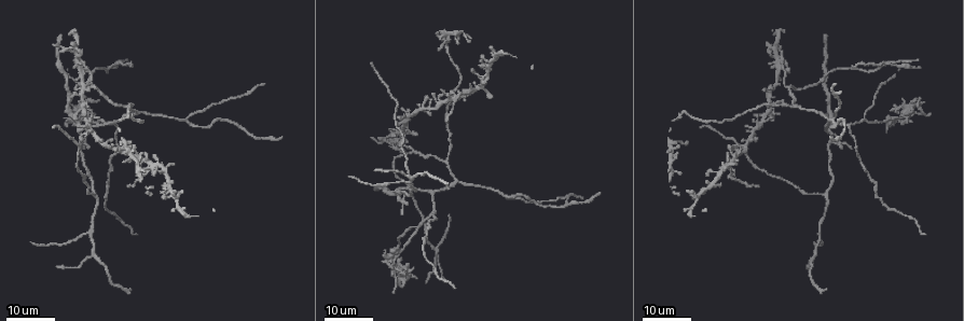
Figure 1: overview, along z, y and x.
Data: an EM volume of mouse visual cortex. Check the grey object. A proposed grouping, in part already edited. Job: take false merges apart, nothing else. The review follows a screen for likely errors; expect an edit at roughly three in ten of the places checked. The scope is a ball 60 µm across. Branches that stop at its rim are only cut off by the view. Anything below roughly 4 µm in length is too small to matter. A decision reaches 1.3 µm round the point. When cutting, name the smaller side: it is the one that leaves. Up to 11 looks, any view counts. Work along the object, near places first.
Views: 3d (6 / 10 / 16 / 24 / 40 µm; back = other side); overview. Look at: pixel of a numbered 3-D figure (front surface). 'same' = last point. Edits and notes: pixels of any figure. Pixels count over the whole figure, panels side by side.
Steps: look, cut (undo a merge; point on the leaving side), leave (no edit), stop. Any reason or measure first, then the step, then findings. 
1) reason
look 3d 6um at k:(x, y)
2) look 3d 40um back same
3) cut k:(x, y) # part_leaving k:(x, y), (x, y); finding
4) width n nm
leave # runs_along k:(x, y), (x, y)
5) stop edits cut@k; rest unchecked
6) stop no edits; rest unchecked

branch point
look 3d 24um at 1:(502, 195)

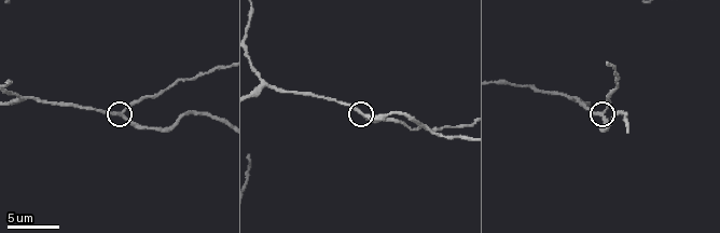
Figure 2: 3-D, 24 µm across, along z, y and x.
closer look
look 3d 6um at 2:(364, 114)

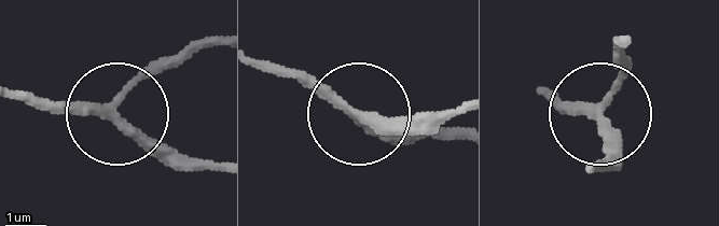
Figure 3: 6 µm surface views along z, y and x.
side_arm 21 um
leave # runs_along 3:(24, 99), (113, 109), (185, 47); continuous, no second neuron

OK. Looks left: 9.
three-way junction
look 3d 24um at 1:(850, 127)

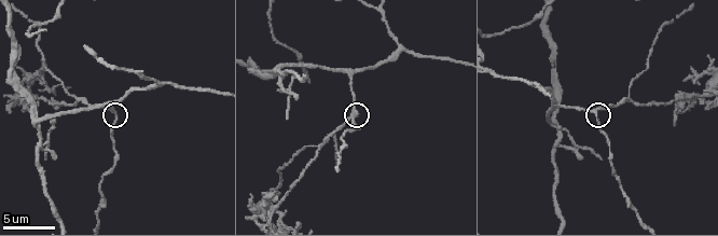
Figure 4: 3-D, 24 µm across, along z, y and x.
zoom in
look 3d 10um at 4:(355, 111)

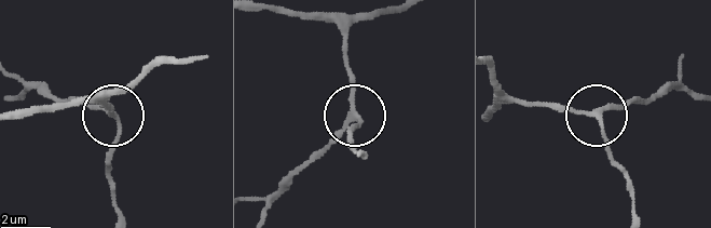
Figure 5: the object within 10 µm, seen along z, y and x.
width 180 nm
leave # runs_along 5:(494, 84), (517, 102), (555, 102), (585, 114), (651, 102); one neuron here

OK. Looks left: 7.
four or more arms meet
look 3d 6um at 4:(703, 94)

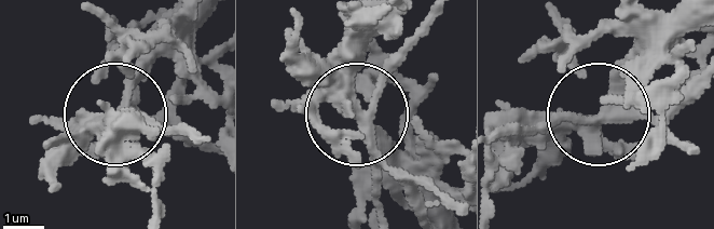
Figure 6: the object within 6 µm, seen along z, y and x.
cut 6:(190, 103) # two neurons meet here

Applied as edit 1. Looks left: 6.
look 3d 10um at 4:(37, 145)

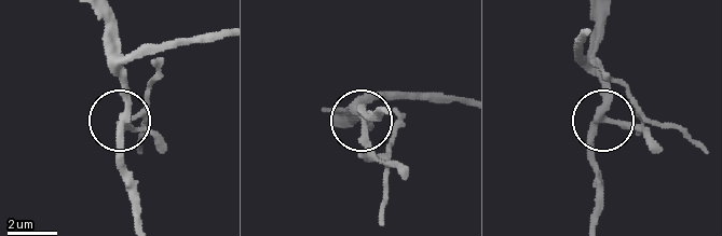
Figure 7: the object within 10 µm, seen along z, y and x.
cut 7:(371, 151) # part_leaving 7:(600, 118), (641, 125), (672, 124), (704, 148); two neurons meet here

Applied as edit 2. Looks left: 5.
look 3d 16um at 1:(783, 66)

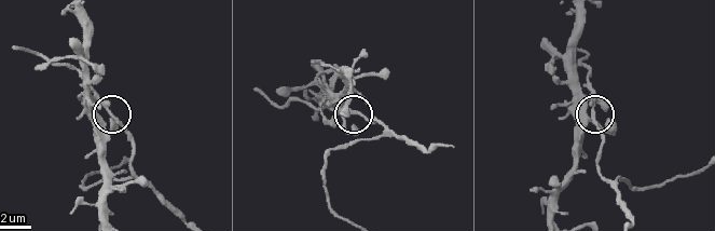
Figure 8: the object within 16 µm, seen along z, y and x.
look 3d 10um at 8:(594, 112)

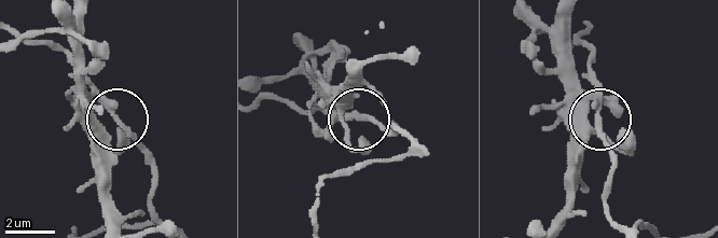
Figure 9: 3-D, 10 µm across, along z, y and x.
look 3d 10um back at 9:(361, 118)

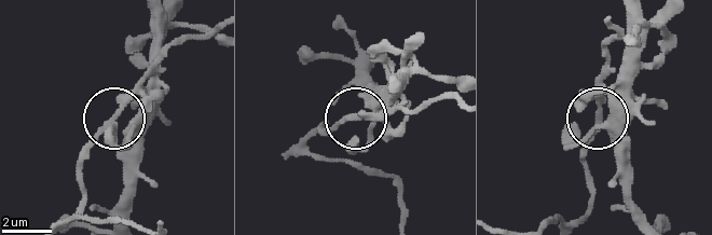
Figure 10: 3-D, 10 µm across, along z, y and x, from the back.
leave # all the same neuron

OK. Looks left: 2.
three-way junction
look 3d 24um at 1:(119, 64)

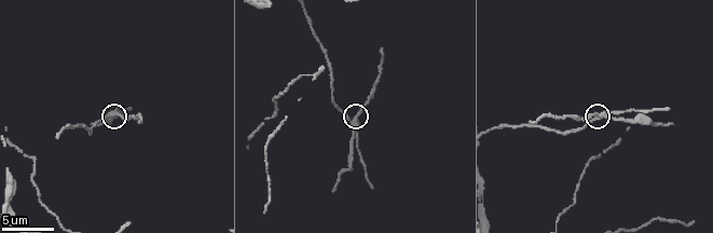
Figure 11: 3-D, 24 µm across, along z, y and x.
look 3d 10um at 11:(600, 116)

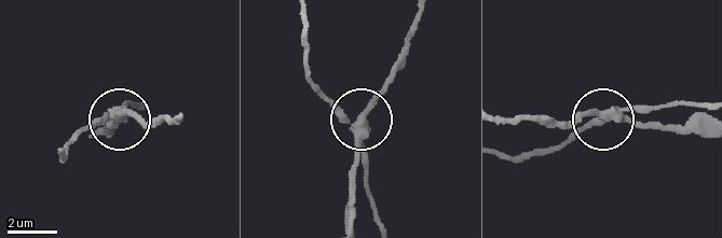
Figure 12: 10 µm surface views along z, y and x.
arms 3
cut 12:(132, 115) # part_leaving 12:(114, 113), (177, 120); two neurons meet here

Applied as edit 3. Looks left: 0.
stop edits cut@6, cut@7, cut@12; rest unchecked

